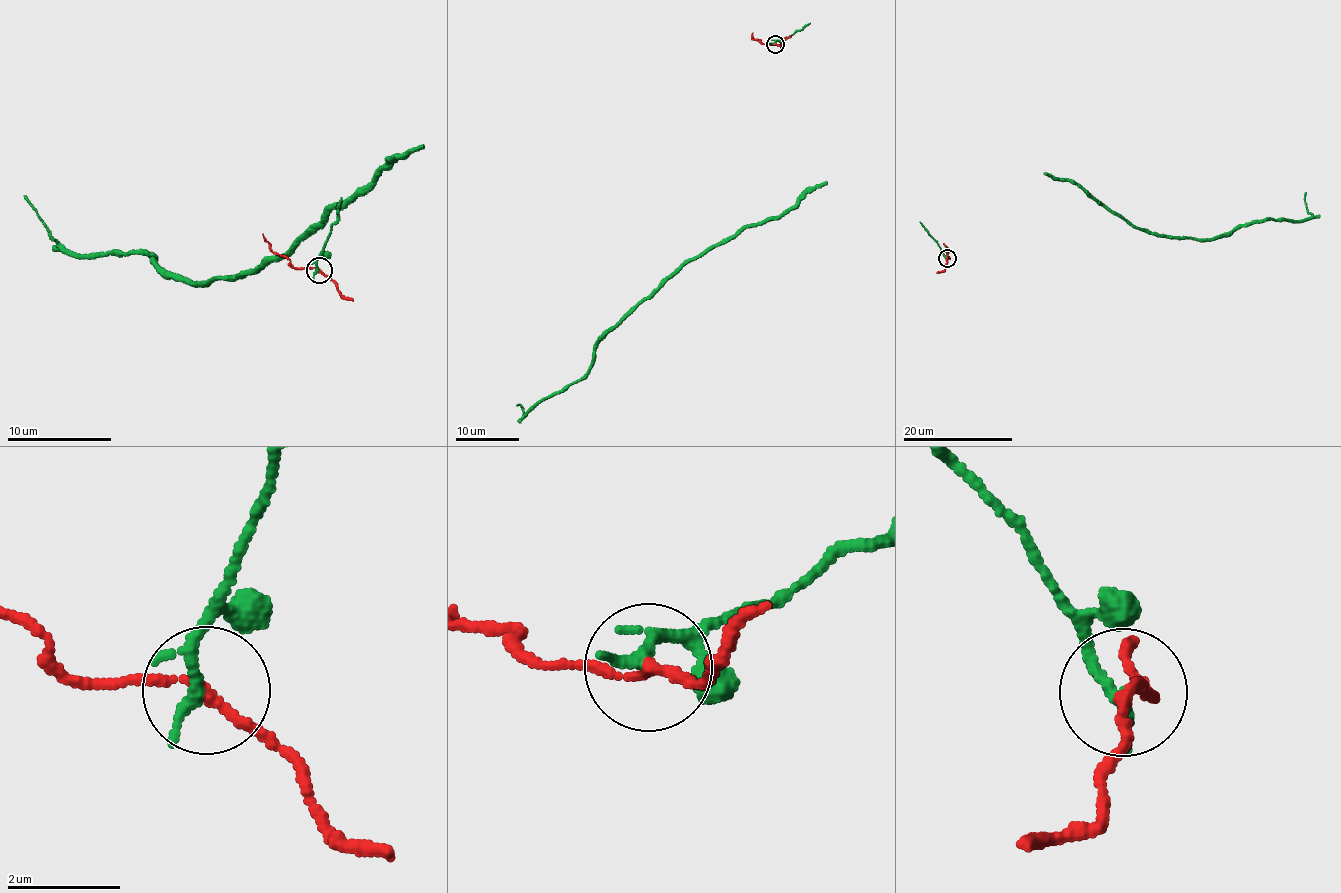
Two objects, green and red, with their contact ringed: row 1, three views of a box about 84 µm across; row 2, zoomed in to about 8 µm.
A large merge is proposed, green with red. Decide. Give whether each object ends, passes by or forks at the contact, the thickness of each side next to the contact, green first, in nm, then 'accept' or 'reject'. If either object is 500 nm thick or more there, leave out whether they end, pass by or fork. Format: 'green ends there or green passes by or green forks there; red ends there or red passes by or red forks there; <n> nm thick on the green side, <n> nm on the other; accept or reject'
green passes by; red passes by; 180 nm thick on the green side, 150 nm on the other; reject

